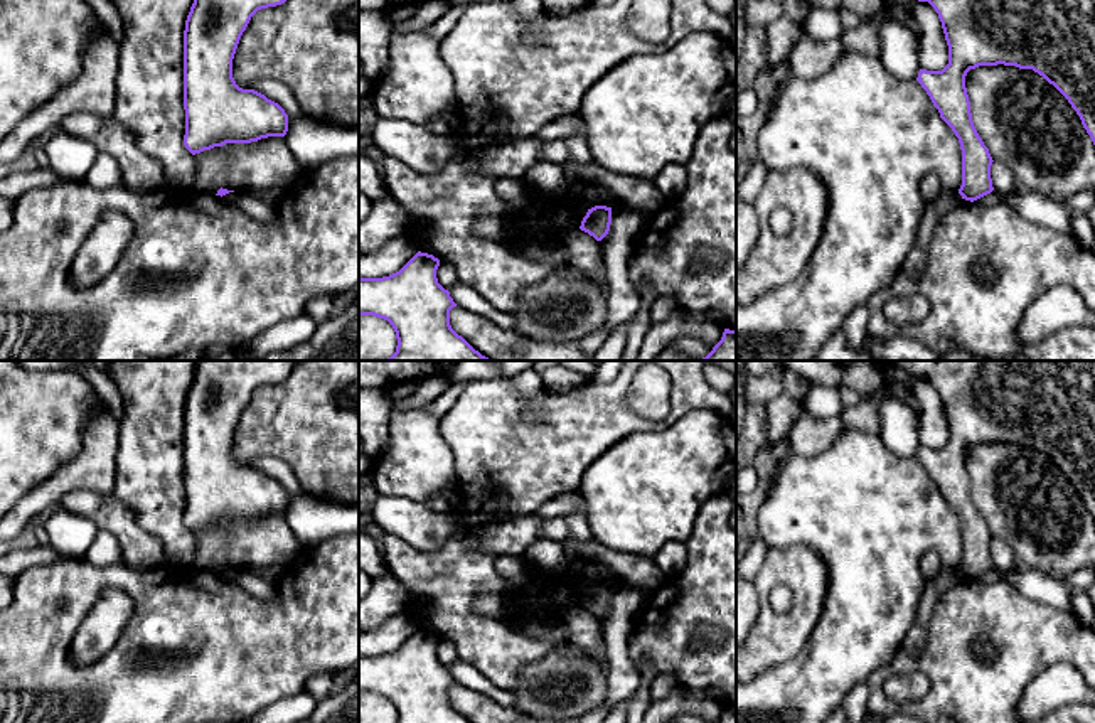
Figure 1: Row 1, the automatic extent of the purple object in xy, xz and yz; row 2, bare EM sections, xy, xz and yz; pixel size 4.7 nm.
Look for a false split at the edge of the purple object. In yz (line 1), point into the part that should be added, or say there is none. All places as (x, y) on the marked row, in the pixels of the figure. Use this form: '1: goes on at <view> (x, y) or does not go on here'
1: does not go on here

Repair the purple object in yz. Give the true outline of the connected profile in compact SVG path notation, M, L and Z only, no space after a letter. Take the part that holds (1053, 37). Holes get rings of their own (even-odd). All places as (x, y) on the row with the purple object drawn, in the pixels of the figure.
M918 0L928 2L942 22L948 46L948 64L942 71L920 69L916 81L930 96L940 118L952 128L962 150L962 185L965 201L977 201L994 190L991 179L992 157L979 137L970 113L965 76L979 66L1016 66L1033 69L1053 84L1071 104L1095 145L1095 0Z

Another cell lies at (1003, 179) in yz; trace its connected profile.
M994 160L991 165L992 187L997 192L1014 190L1014 174L1009 165Z

